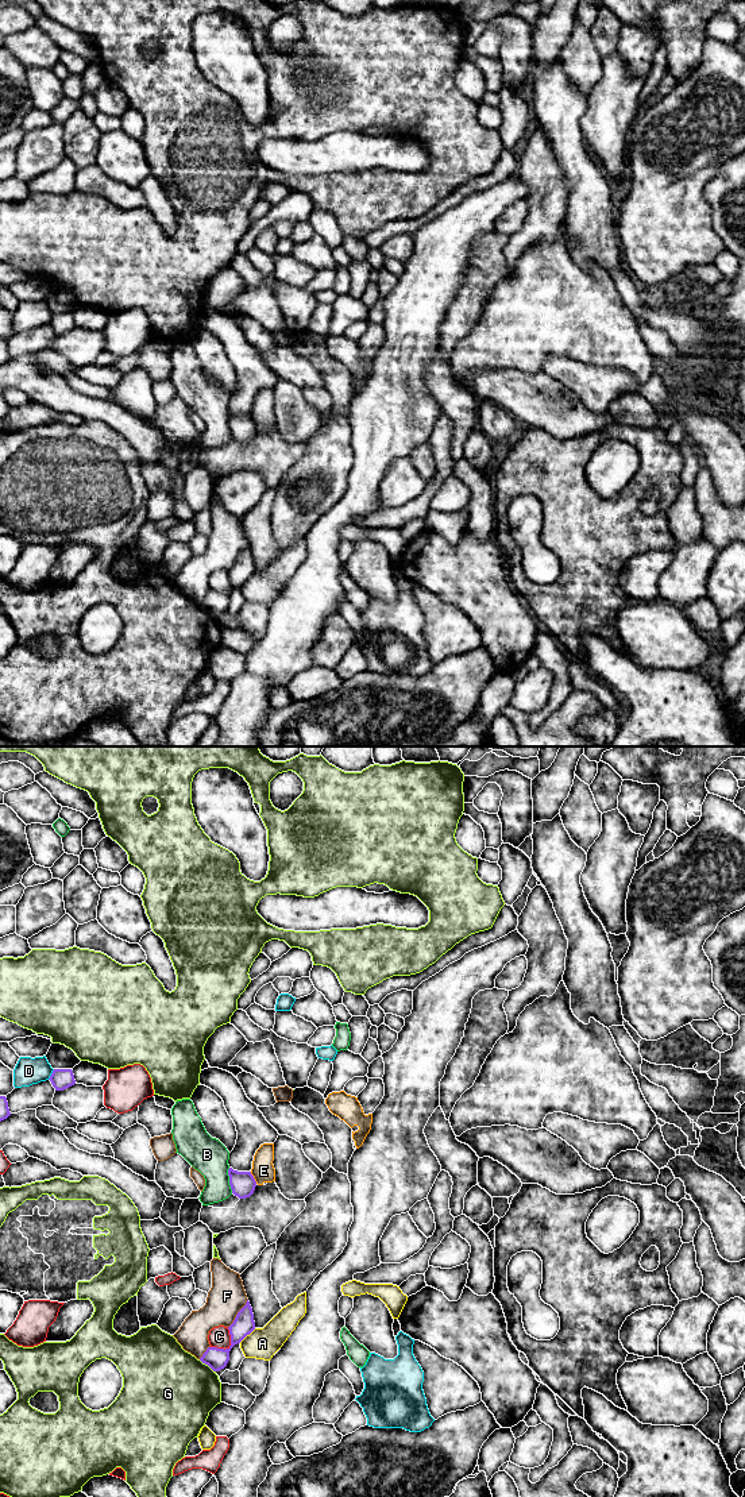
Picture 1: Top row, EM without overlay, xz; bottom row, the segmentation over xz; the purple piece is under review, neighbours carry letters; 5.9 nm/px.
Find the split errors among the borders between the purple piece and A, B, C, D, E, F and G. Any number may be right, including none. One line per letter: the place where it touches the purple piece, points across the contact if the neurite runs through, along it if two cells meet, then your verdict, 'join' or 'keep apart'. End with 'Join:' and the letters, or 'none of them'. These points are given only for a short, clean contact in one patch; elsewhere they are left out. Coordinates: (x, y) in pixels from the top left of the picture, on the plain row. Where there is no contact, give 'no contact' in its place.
A: meets purple in xz at (247, 578); keep apart
B: meets purple in xz at (230, 424); keep apart
C: meets purple in xz at (230, 590); keep apart
D: meets purple in xz at (51, 319); keep apart
E: meets purple in xz at (253, 421); border along xz (250, 416), (257, 427); keep apart
F: meets purple in xz at (238, 558); keep apart
G: meets purple in xz at (207, 608); keep apart
Join: none of them

